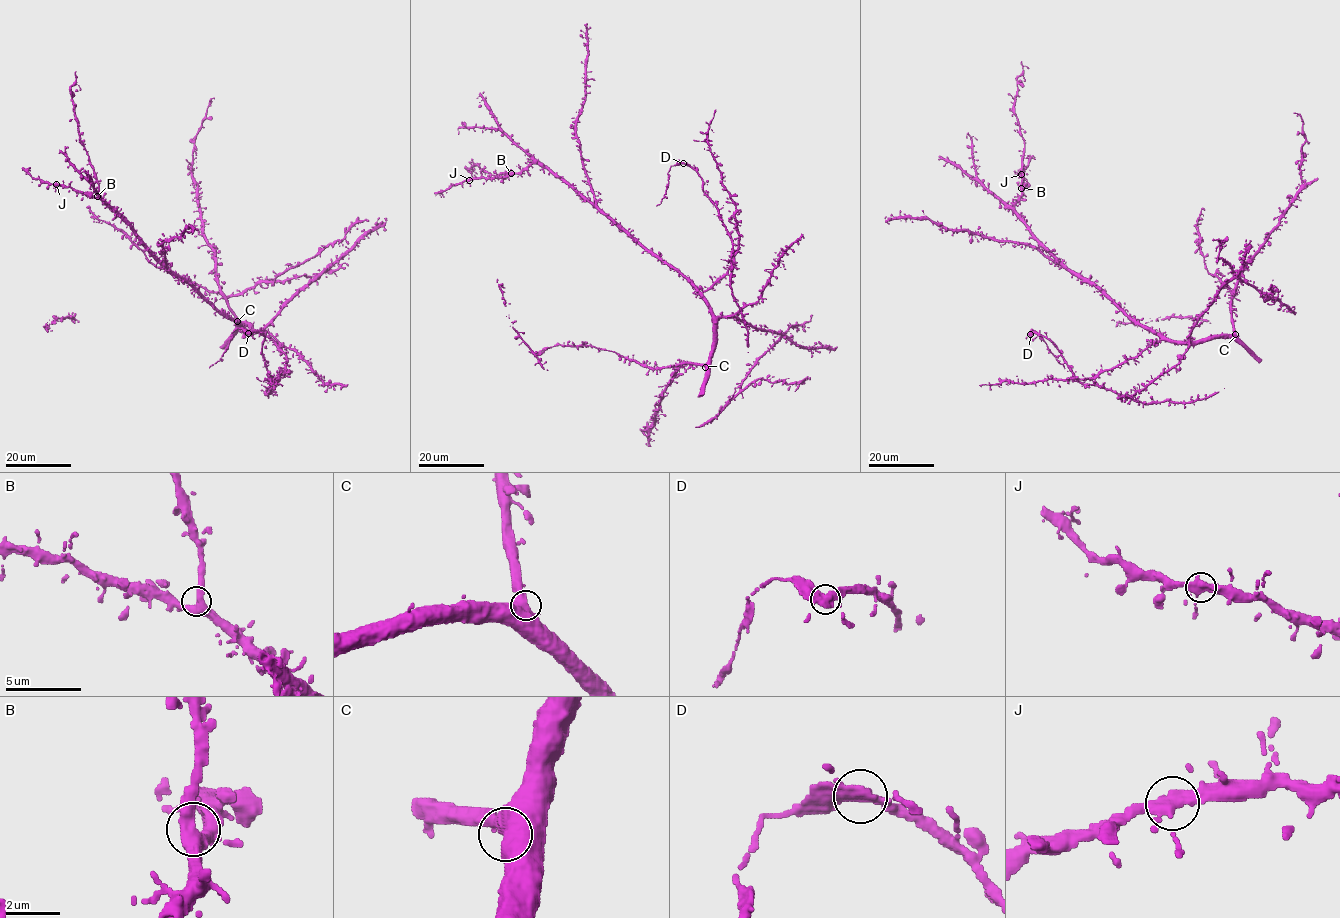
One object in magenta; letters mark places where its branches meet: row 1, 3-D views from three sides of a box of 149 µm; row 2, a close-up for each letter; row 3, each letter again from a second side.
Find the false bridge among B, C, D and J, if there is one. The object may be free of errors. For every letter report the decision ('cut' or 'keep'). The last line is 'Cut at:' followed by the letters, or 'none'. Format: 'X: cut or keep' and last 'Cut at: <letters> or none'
B: keep
C: keep
D: cut
J: keep
Cut at: D

